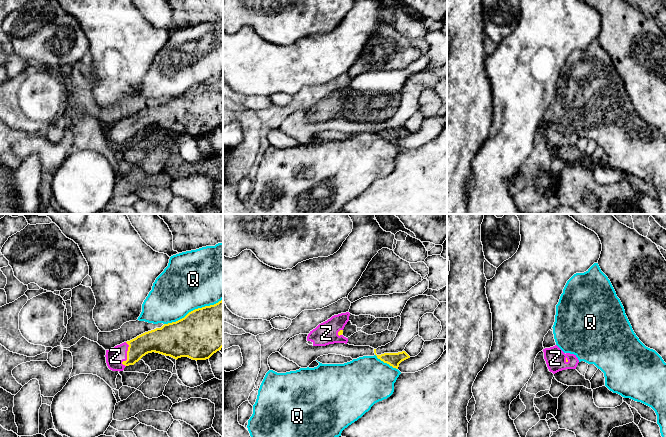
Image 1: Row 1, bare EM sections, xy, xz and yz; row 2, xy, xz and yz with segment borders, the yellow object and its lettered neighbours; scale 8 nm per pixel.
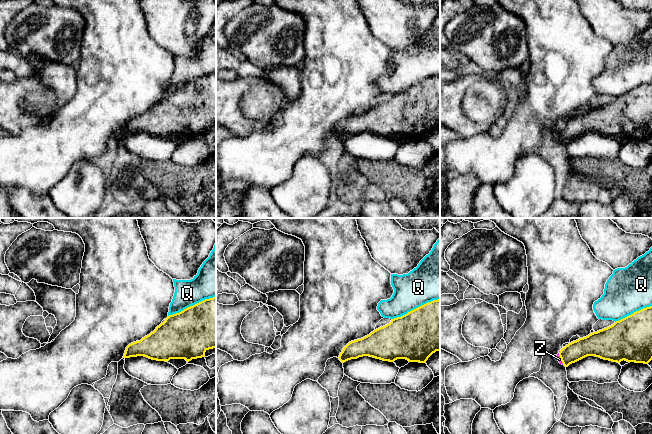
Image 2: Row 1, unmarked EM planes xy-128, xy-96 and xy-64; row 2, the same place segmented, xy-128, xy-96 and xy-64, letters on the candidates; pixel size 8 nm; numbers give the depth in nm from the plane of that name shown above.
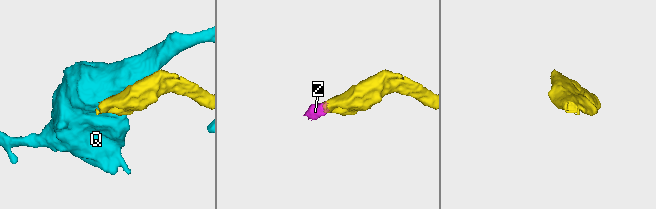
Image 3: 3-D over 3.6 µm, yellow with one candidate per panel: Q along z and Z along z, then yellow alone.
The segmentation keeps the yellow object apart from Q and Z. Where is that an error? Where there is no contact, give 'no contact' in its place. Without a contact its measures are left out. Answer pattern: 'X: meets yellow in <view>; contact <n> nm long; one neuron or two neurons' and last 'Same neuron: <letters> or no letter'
Q: meets yellow in xy; contact 500 nm long; two neurons
Z: meets yellow in xy; contact 200 nm long; one neuron
Same neuron: Z

